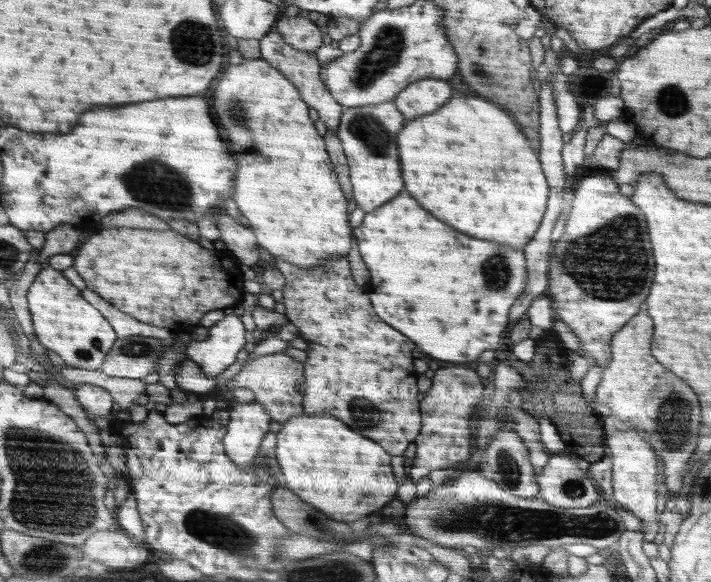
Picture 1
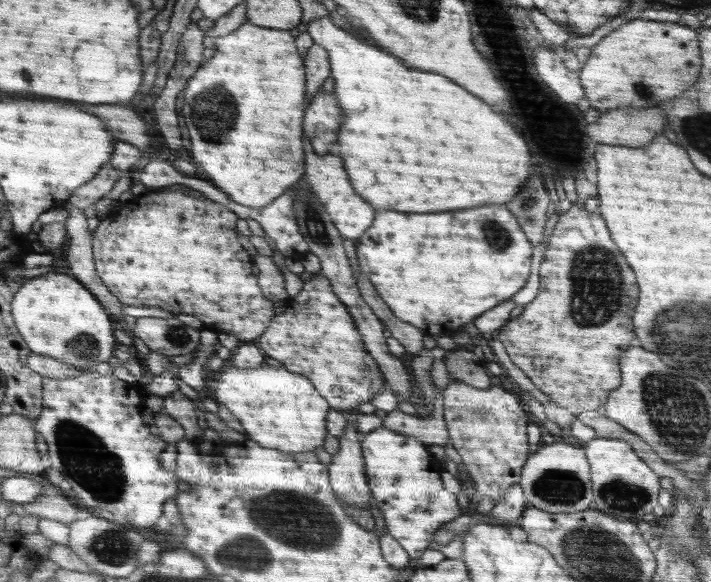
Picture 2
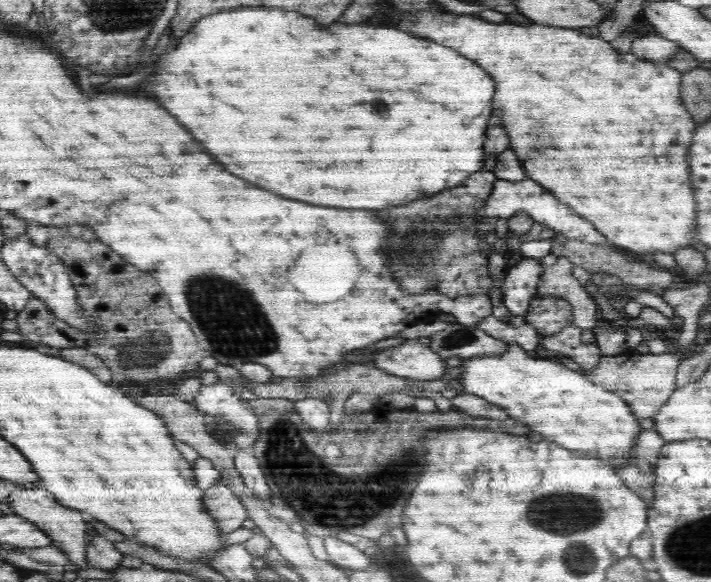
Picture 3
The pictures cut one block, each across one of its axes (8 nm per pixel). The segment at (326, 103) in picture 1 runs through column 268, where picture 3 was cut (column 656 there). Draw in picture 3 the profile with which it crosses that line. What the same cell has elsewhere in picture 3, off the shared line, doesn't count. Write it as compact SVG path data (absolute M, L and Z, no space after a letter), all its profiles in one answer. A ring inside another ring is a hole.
M650 33L633 39L631 53L650 62L668 65L668 60L674 58L681 49L680 45L665 39L660 33Z

